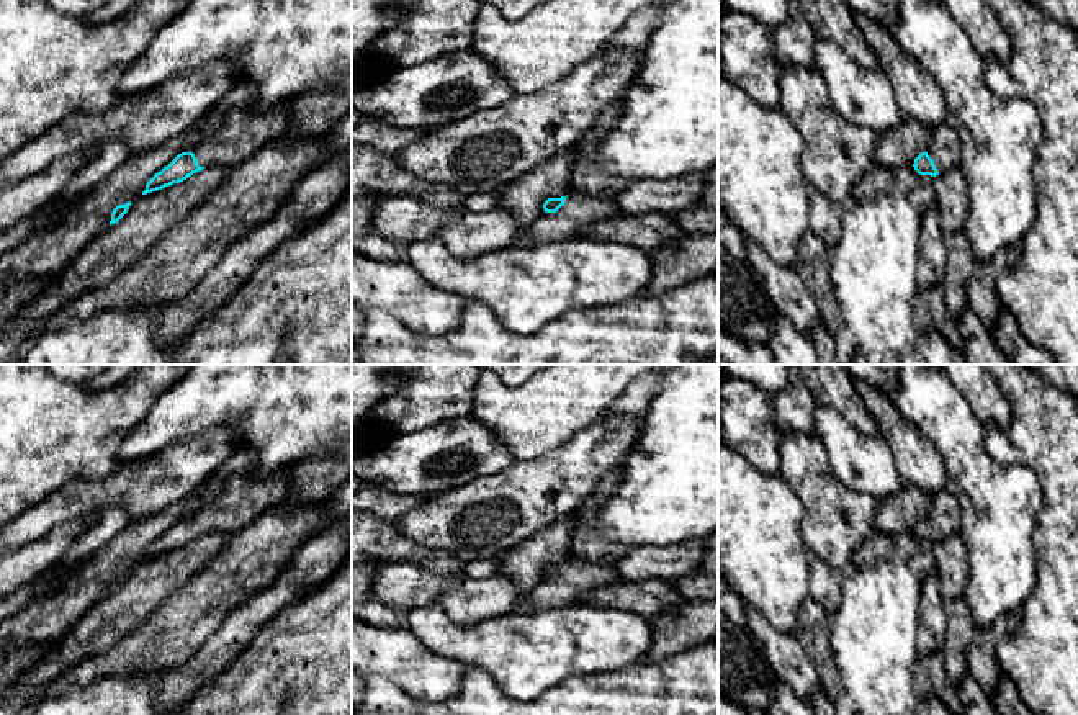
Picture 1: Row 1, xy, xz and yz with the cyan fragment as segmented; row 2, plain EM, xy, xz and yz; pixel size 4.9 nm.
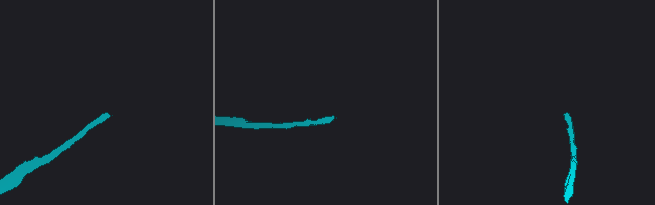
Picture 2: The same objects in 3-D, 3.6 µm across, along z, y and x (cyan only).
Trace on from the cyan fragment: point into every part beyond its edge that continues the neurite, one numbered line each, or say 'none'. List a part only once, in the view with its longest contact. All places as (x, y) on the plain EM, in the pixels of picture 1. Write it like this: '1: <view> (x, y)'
1: xz (579, 576)

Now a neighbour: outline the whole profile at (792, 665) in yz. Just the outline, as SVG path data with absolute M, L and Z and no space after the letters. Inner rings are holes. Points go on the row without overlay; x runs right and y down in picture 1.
M749 605L744 610L749 630L759 641L779 681L787 684L798 699L810 702L813 694L821 689L813 659L795 635L782 633L759 610Z

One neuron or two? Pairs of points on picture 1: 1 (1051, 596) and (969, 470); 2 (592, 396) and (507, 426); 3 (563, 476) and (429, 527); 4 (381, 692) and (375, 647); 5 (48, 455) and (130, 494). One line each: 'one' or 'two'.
1: two
2: one
3: one
4: two
5: two

